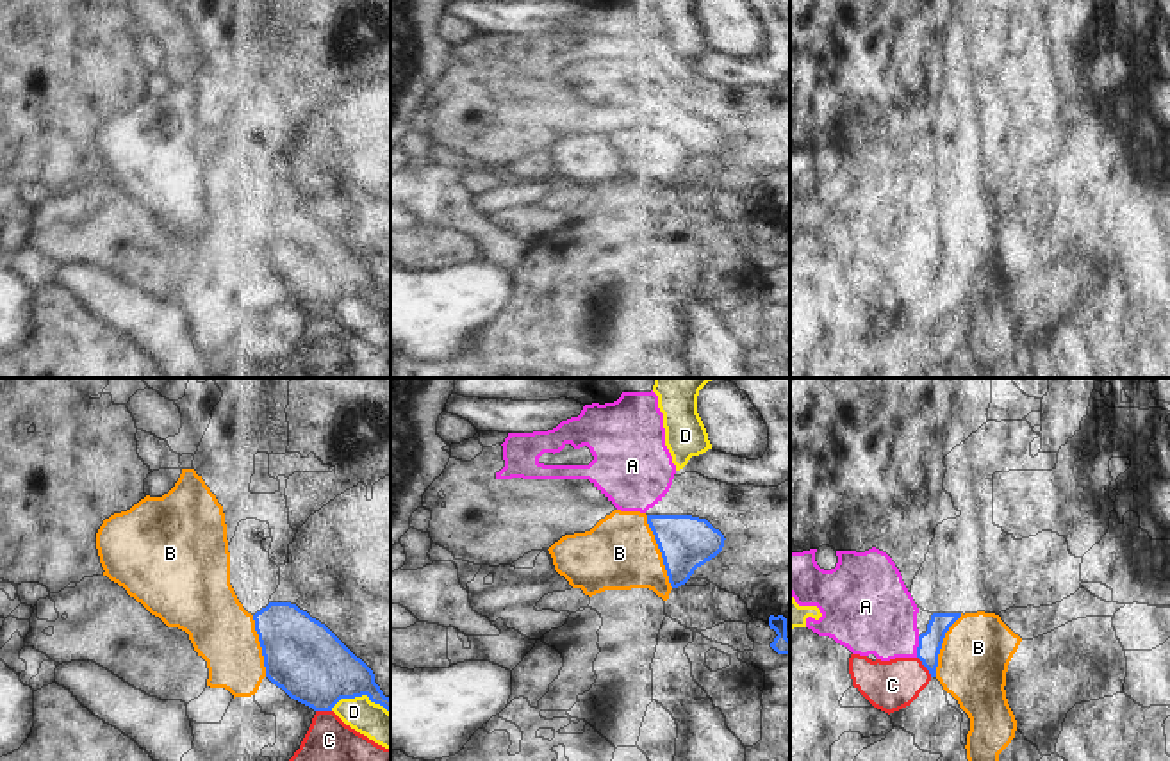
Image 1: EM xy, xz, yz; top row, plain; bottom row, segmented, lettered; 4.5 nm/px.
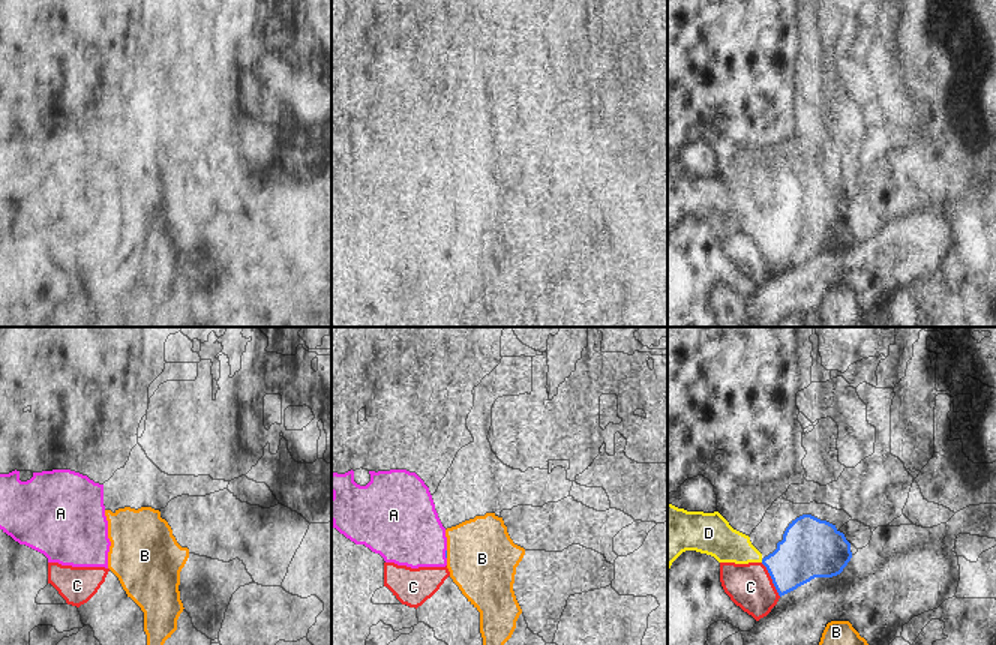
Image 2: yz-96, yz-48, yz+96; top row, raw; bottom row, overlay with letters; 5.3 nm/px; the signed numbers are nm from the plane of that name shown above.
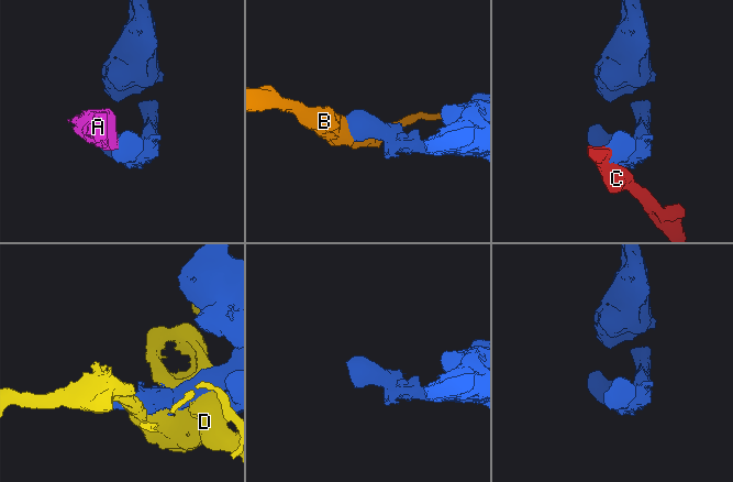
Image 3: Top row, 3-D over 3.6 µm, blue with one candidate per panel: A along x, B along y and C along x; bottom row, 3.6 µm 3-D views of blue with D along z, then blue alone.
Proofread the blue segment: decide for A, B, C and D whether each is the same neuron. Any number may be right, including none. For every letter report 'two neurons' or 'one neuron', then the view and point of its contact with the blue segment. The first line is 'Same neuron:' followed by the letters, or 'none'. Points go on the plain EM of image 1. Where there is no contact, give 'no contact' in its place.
Same neuron: A
A: one neuron; contact yz (917, 248)
B: two neurons; contact xz (660, 152)
C: two neurons; contact yz (924, 266)
D: two neurons; contact xy (361, 296)

